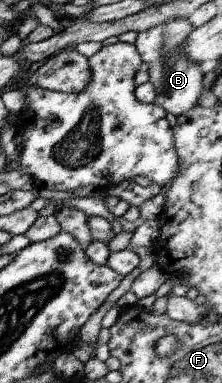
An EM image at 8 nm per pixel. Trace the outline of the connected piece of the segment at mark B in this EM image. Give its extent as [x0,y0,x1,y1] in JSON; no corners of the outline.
[134,18,203,118]

